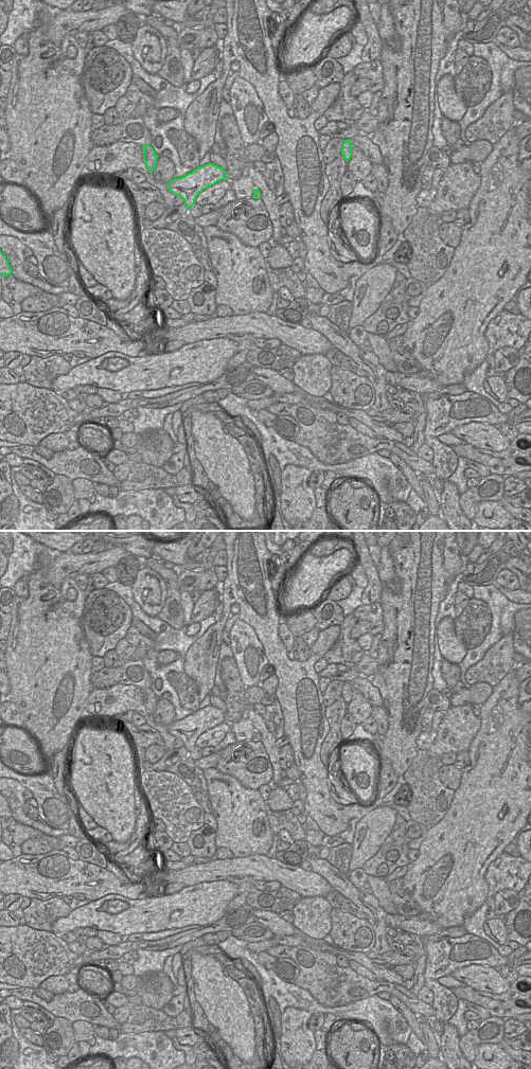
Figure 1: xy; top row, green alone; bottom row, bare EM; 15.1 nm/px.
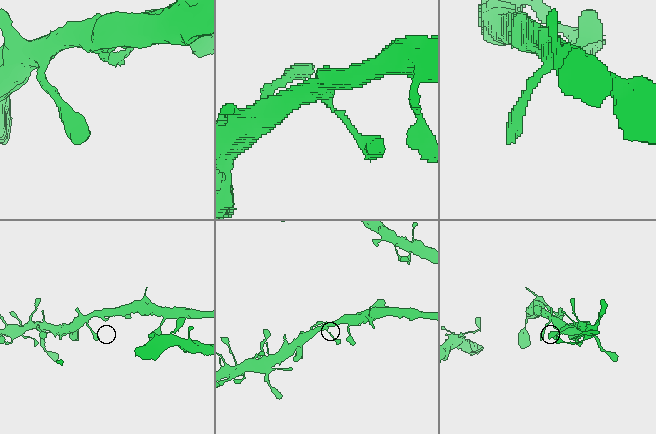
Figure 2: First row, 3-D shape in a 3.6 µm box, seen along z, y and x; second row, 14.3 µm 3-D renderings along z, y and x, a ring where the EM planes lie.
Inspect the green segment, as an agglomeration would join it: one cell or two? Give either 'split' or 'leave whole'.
leave whole

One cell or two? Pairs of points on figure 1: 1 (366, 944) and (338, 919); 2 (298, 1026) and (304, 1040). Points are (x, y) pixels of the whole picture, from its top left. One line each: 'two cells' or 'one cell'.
1: one cell
2: one cell

